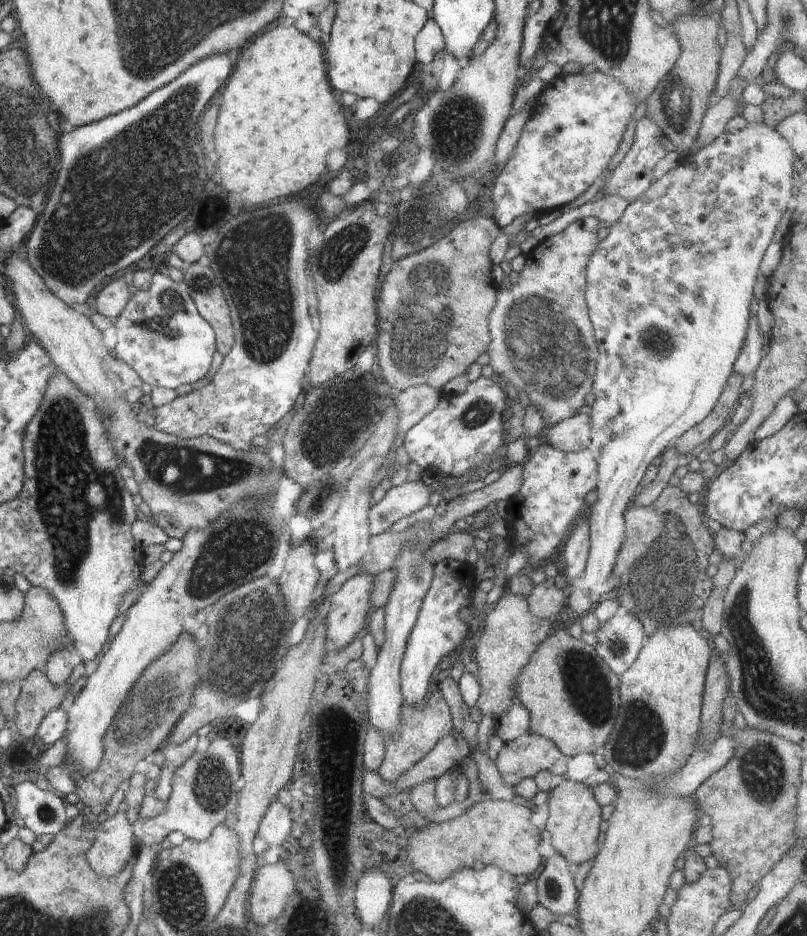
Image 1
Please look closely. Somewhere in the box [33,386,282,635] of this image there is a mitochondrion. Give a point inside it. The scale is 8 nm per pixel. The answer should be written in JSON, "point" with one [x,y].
{"point":[237,547]}

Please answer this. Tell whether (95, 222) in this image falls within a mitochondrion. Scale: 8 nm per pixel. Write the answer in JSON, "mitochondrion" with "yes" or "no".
{"mitochondrion":"yes"}

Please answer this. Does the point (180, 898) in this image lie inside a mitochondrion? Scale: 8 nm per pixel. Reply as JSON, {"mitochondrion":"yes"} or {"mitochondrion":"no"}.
{"mitochondrion":"yes"}

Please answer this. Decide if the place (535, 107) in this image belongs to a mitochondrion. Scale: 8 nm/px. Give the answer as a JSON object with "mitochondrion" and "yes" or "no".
{"mitochondrion":"no"}

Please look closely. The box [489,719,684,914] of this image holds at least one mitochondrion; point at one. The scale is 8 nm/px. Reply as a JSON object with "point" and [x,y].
{"point":[552,889]}

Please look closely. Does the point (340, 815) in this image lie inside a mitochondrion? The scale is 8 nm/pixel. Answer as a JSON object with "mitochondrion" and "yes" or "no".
{"mitochondrion":"no"}

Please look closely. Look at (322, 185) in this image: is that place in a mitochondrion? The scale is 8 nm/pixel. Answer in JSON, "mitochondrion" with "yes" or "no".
{"mitochondrion":"no"}

